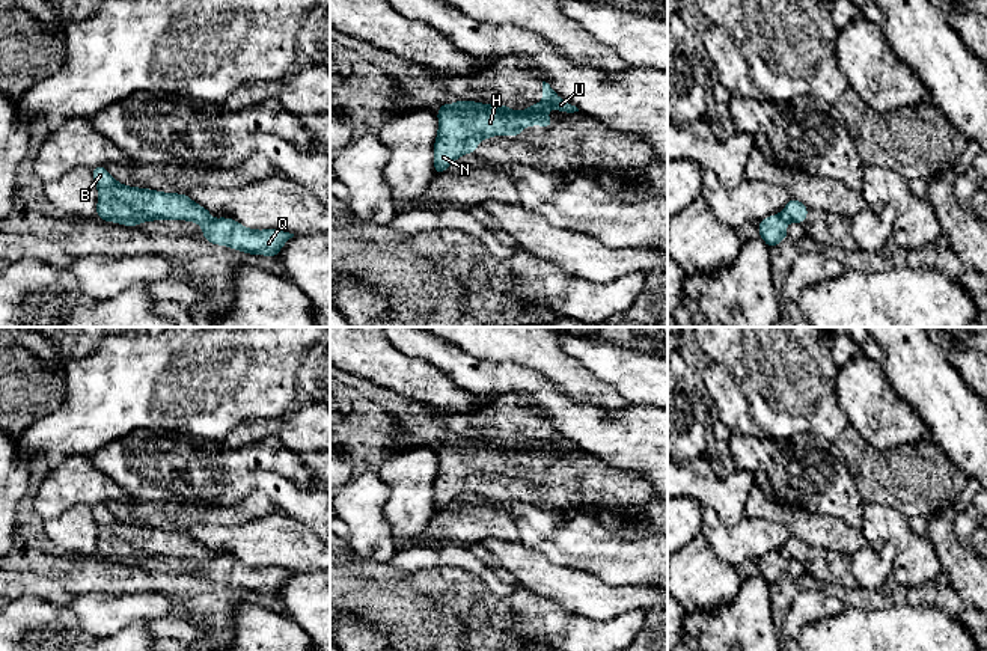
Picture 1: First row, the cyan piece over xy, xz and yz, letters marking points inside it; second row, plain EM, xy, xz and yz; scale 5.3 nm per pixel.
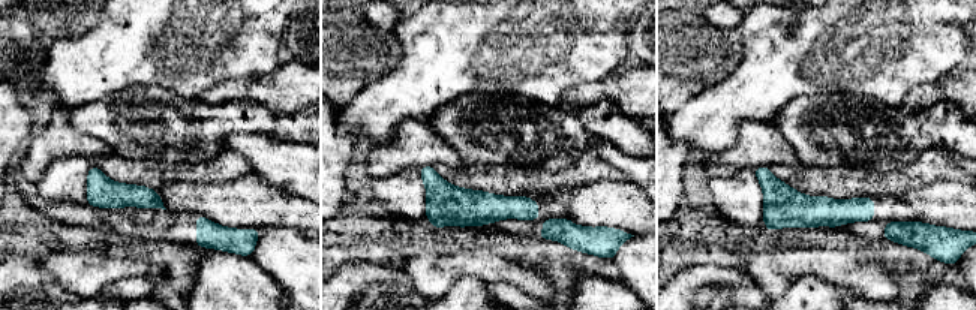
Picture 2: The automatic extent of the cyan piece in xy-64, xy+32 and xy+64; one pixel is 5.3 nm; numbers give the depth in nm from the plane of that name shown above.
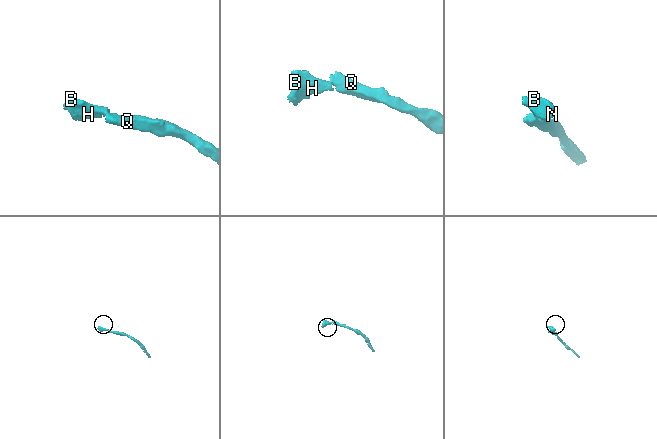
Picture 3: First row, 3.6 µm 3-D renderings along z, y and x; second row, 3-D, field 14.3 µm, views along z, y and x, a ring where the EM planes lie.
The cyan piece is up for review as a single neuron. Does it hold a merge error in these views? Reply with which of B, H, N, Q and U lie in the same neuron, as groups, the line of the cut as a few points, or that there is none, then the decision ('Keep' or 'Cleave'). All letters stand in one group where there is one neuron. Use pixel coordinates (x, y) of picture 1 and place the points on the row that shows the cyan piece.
Groups: B H N / Q U. Split along xy (210, 219), (199, 222). Cleave

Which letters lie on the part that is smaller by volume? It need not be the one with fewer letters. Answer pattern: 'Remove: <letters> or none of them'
Remove: B, H, N

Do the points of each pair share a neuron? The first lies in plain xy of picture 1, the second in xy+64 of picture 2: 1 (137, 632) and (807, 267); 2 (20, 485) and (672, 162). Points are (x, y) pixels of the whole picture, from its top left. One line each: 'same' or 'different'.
1: different
2: same

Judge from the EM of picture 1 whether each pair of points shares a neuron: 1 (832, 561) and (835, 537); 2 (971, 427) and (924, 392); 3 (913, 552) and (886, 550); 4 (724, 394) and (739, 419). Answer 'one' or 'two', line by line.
1: two
2: one
3: two
4: one

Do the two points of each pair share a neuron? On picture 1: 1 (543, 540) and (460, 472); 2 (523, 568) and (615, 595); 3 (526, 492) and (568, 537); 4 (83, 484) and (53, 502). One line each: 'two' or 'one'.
1: two
2: one
3: two
4: one

